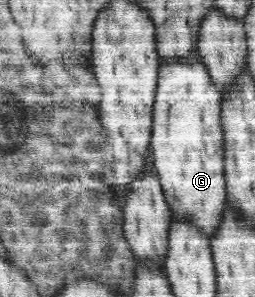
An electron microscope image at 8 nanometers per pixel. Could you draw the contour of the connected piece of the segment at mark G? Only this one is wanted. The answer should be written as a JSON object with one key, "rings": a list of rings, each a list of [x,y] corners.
{"rings":[[[200,56],[189,63],[168,61],[160,64],[158,82],[153,104],[153,124],[151,134],[152,168],[158,175],[166,204],[170,205],[171,216],[186,221],[200,229],[208,238],[220,229],[227,204],[225,179],[225,139],[221,123],[221,102],[218,88],[210,80],[210,73],[202,64]]]}

